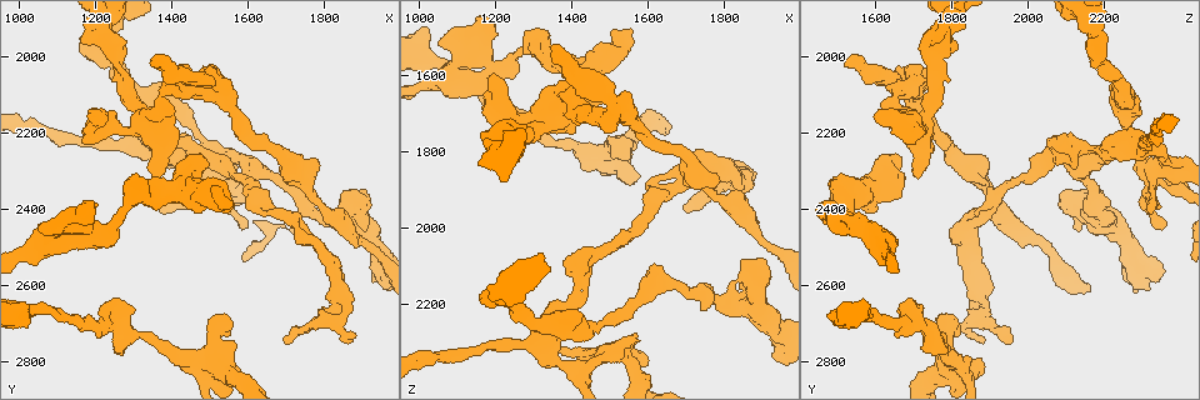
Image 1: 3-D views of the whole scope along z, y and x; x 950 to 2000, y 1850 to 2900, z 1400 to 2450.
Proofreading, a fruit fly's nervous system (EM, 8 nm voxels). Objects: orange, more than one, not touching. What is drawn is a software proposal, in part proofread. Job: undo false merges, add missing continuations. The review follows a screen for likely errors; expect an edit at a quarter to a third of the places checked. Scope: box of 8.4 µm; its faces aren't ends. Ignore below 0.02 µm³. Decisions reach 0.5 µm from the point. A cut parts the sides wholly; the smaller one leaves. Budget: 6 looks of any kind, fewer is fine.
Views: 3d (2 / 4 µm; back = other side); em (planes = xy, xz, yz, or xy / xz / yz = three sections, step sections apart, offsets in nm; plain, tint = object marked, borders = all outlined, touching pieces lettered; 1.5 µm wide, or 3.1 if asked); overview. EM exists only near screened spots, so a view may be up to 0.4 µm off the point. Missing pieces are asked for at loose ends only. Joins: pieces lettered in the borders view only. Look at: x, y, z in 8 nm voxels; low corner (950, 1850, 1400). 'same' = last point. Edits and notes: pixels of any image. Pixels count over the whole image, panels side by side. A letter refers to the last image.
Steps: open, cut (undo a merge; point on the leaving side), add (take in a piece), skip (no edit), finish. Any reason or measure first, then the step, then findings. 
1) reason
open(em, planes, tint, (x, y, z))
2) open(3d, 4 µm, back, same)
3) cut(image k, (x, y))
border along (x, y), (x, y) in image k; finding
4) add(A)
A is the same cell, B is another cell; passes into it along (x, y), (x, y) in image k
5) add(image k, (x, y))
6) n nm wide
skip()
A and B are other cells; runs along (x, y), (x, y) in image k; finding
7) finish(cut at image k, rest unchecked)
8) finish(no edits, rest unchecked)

free end
open(em, planes, borders, (1355, 2015, 1510))

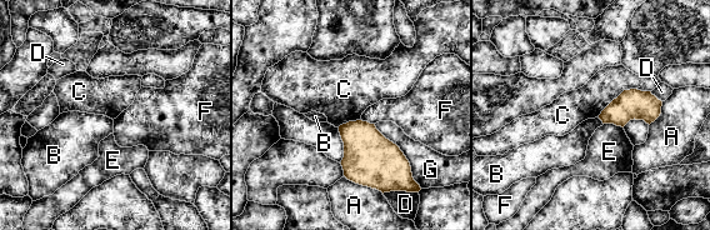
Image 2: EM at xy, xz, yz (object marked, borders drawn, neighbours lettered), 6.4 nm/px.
skip()
A, B, C, D, E, F and G are other cells; border along (650, 90), (624, 89), (598, 116) in image 2; no lettered piece goes on from it

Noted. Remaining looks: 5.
free end
open(3d, 4 µm, (1555, 2400, 1485))

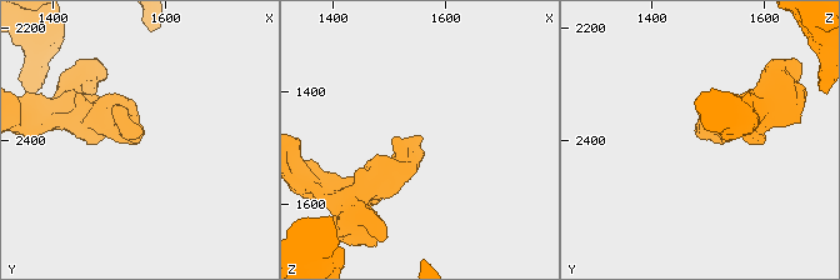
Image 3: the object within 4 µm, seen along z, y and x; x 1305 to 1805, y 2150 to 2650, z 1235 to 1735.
shape alone is not enough
open(em, planes, borders, (1555, 2395, 1480))

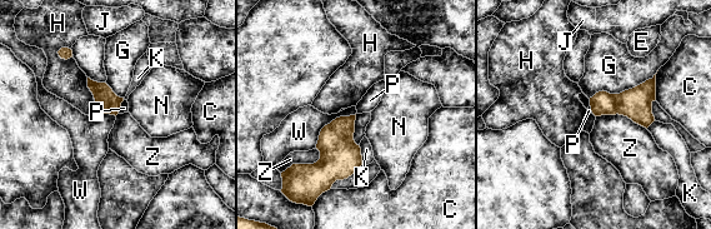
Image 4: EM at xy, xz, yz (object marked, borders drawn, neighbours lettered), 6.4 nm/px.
skip()
C, E, G, H, J, K, N, P, W and Z are other cells; border along (596, 115), (622, 114), (646, 129) in image 4; no lettered piece goes on from it

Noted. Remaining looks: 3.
free end
open(em, planes, borders, (1735, 2495, 1795))

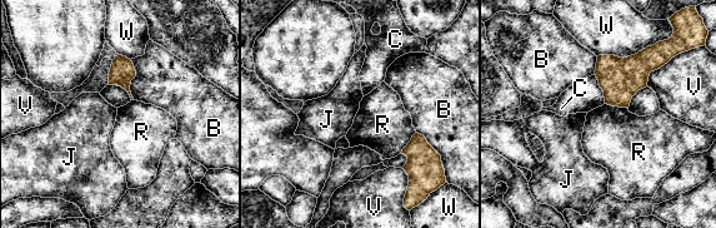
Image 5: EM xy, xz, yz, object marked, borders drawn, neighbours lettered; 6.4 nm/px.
skip()
B, C, J, R, V and W are other cells; border along (605, 103), (627, 109) in image 5; none of them fits

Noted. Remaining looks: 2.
finish(no edits, rest unchecked)

